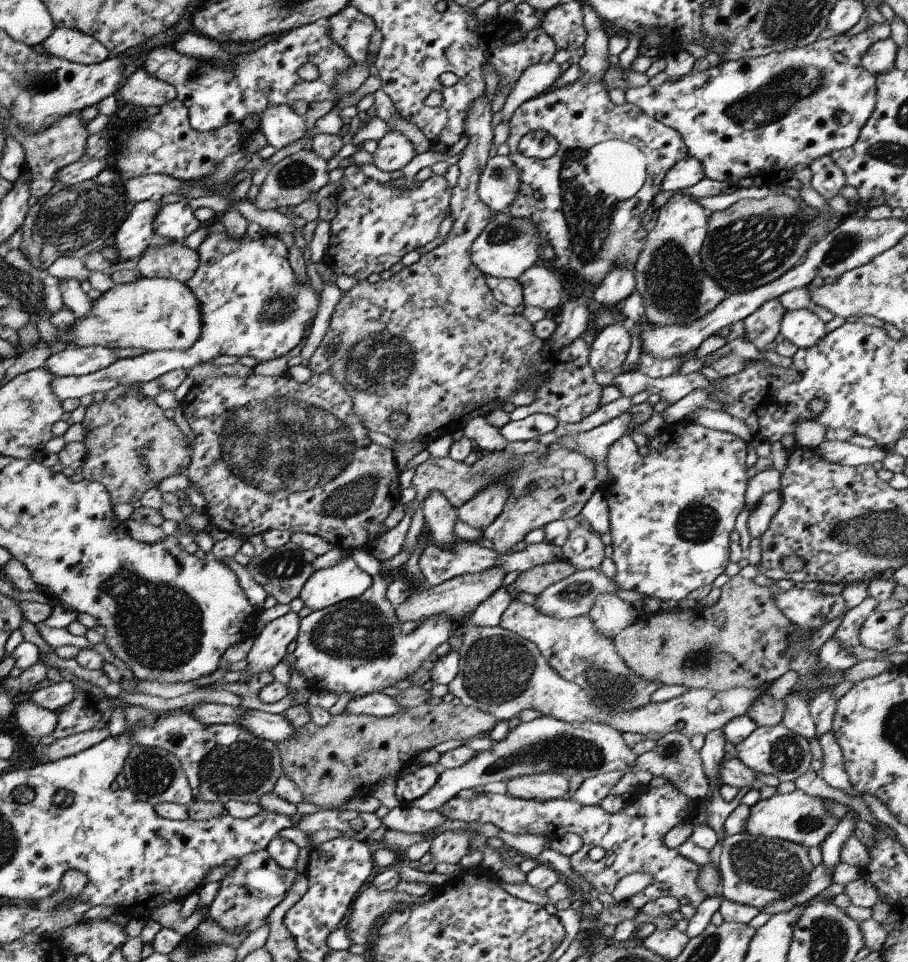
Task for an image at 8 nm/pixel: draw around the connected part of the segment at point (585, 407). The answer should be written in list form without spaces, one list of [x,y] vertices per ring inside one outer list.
[[[579,336],[571,344],[563,346],[557,354],[549,354],[548,360],[554,363],[554,372],[549,374],[547,382],[536,389],[534,400],[527,406],[517,406],[508,414],[510,420],[522,420],[535,413],[553,416],[558,424],[579,422],[599,407],[602,387],[594,381],[594,372],[587,362],[588,349]]]

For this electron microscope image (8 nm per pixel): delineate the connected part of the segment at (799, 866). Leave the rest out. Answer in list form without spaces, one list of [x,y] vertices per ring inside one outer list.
[[[740,833],[734,836],[722,834],[721,854],[718,856],[718,870],[721,876],[720,897],[731,902],[747,904],[761,912],[769,902],[789,898],[797,894],[814,869],[808,850],[795,842],[779,838],[765,838]]]

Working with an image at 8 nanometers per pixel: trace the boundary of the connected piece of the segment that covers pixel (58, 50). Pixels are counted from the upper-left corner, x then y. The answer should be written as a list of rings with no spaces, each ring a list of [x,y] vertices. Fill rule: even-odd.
[[[54,27],[39,47],[48,55],[82,65],[109,58],[109,51],[100,42],[87,33],[65,27]]]

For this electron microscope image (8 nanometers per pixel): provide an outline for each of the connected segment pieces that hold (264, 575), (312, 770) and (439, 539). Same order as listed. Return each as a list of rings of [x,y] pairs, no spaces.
[[[289,541],[274,550],[265,547],[261,554],[257,554],[255,558],[249,558],[249,562],[244,568],[267,595],[273,596],[279,604],[289,605],[291,600],[298,598],[303,584],[315,571],[315,568],[313,568],[315,558],[315,554],[312,554],[309,550],[300,548]]]
[[[421,704],[393,716],[375,717],[343,712],[325,726],[311,722],[294,730],[294,740],[279,742],[281,771],[299,788],[303,801],[321,809],[339,808],[349,798],[349,782],[355,788],[394,778],[400,768],[414,761],[421,751],[449,740],[487,736],[496,724],[492,714],[463,704]]]
[[[427,492],[421,502],[424,526],[431,534],[431,544],[439,548],[447,548],[458,539],[453,534],[453,524],[457,520],[456,510],[451,508],[449,500],[441,492]]]

